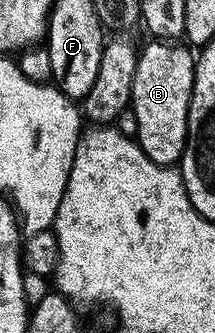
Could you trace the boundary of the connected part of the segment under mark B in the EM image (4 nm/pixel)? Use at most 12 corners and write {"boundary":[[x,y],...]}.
{"boundary":[[152,40],[136,55],[136,141],[176,166],[188,138],[196,58]]}

